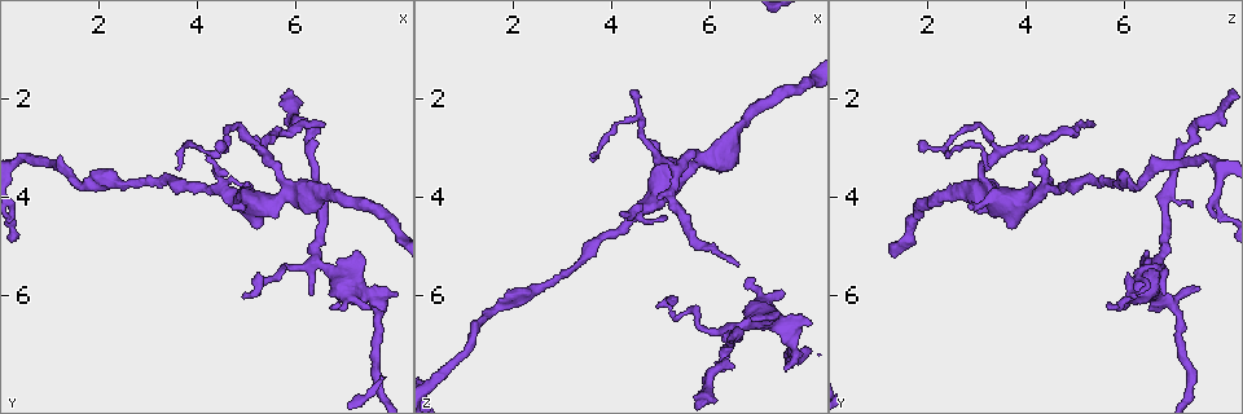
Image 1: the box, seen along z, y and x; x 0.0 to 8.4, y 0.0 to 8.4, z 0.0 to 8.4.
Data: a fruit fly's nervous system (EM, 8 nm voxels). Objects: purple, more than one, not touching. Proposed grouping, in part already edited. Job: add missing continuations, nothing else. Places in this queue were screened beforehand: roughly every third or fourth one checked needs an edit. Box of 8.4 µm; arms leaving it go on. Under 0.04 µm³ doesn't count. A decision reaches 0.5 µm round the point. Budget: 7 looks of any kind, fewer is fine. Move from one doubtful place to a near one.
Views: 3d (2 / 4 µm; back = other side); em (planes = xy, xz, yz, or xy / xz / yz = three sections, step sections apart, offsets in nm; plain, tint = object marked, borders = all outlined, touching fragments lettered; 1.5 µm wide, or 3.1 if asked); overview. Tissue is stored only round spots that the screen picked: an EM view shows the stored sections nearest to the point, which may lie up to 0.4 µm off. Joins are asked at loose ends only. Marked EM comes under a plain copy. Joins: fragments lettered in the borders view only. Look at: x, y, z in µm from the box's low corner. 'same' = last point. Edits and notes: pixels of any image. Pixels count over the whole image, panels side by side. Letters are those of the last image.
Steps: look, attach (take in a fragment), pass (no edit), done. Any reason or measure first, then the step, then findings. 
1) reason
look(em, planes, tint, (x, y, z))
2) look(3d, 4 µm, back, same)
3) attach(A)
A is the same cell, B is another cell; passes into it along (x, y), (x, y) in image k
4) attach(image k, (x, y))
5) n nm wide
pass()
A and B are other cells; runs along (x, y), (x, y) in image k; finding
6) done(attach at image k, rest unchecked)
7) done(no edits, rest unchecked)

look(em, planes, tint, (6.60, 2.50, 5.35))

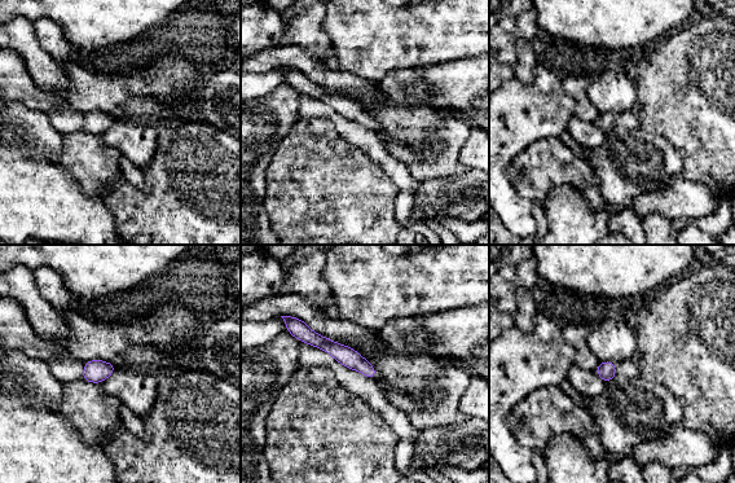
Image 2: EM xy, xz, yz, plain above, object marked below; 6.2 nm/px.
look(em, planes, borders, same)

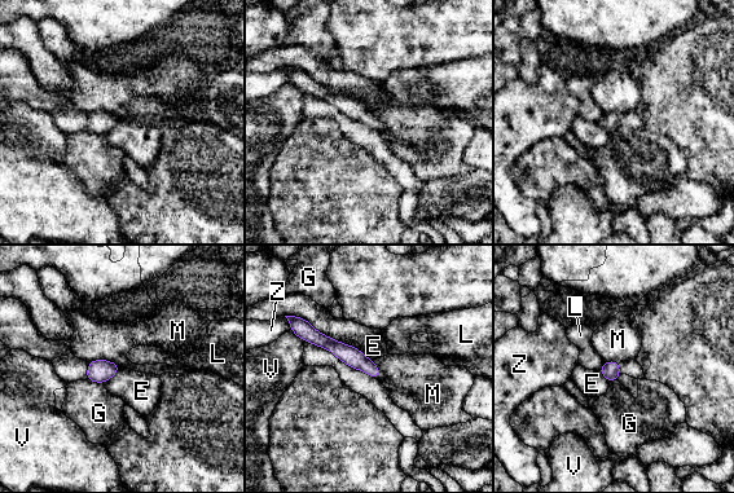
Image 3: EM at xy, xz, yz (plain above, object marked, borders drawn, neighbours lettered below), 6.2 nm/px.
E touches over 240 nm
pass()
E, G, L, M, V and Z are other cells; runs along (313, 334), (365, 364), (376, 373) in image 3; no lettered fragment goes on from it

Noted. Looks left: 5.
free end
look(em, xz, step 8, borders, (7.50, 5.85, 7.50))

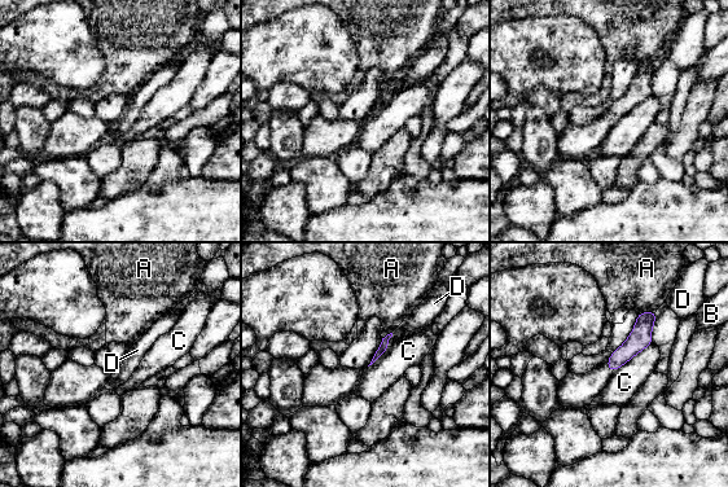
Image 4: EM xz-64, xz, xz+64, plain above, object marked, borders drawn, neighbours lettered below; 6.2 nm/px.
pass()
A, B, C and D are other cells; no lettered fragment goes on from it

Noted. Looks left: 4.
thin end
look(em, planes, tint, (3.65, 3.45, 3.30))

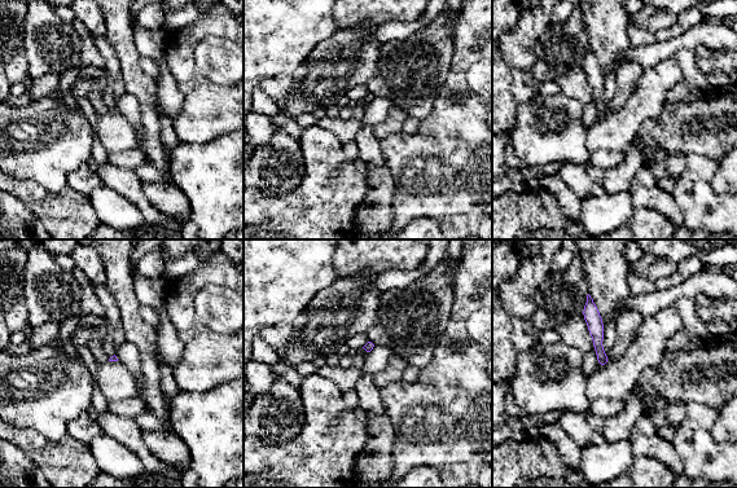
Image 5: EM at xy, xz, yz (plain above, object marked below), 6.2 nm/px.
see the neighbours
look(em, planes, borders, same)

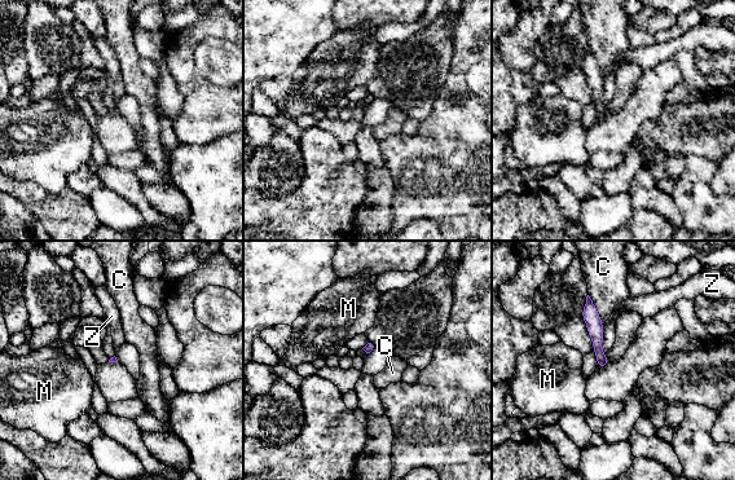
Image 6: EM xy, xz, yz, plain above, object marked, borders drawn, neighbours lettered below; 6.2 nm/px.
pass()
C, M and Z are other cells; runs along (589, 303), (597, 348), (604, 362) in image 6; no lettered fragment goes on from it

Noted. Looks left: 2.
done(no edits, rest unchecked)

